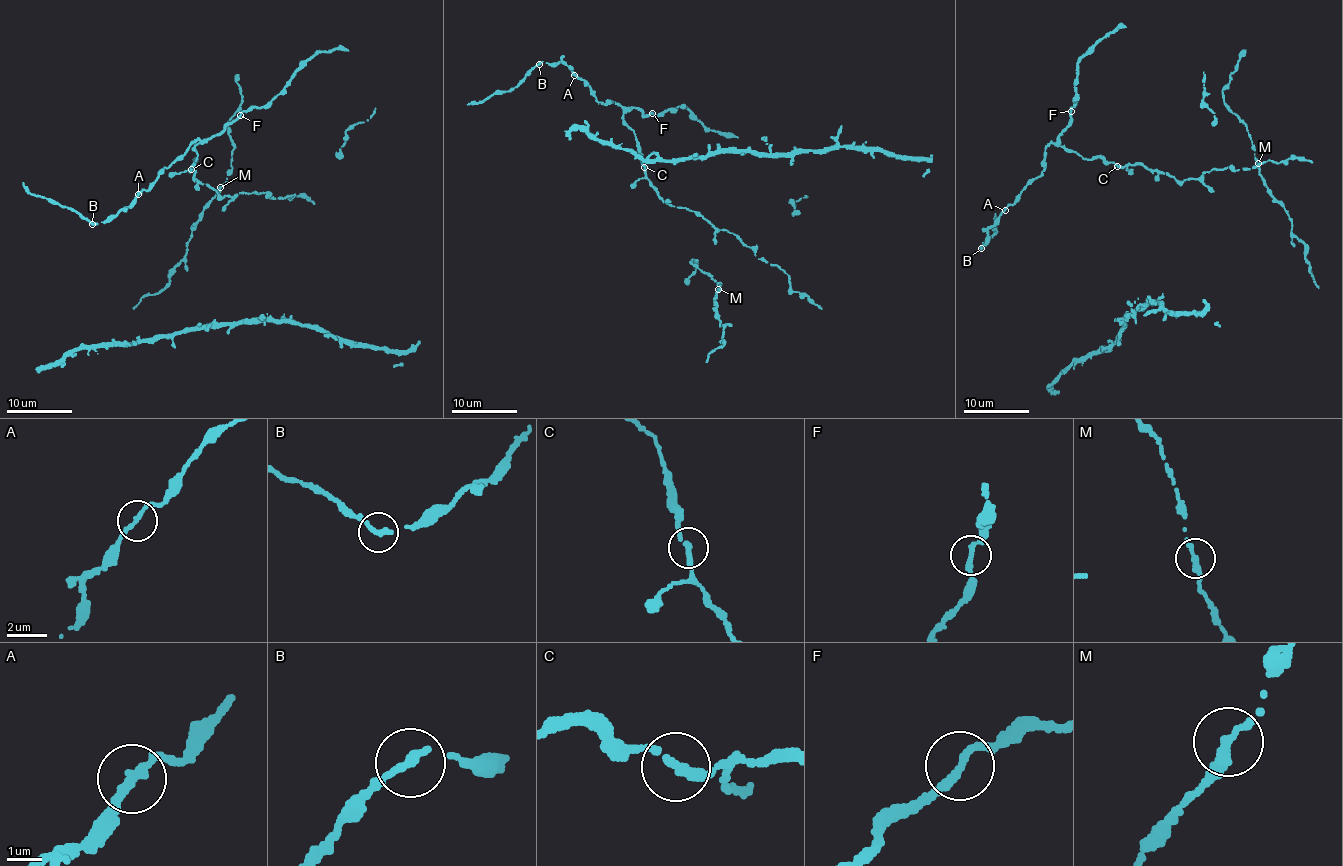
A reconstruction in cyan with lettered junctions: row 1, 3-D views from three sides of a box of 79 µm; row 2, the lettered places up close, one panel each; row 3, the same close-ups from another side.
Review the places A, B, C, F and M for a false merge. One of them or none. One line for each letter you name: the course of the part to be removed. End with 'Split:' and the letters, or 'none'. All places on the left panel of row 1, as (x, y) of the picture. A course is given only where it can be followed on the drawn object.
Split: none

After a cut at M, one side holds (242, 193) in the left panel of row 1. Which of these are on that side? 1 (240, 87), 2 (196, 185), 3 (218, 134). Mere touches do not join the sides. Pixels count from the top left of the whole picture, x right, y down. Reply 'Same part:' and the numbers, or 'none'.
Same part: 2, 3

